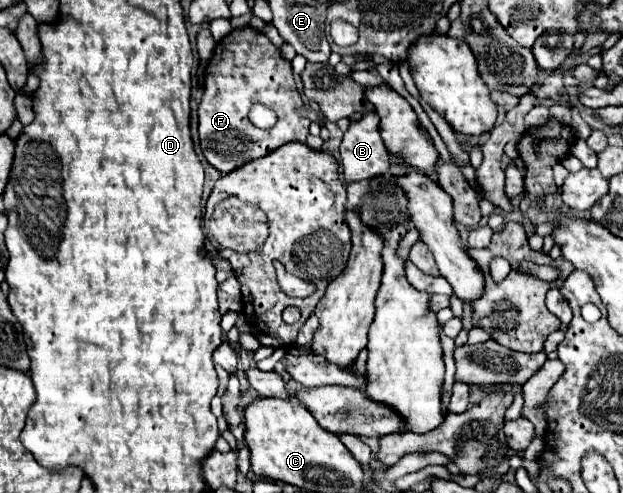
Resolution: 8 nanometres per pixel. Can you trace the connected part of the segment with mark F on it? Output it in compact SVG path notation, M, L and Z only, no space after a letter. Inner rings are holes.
M245 27L245 29L235 29L231 35L227 35L223 41L217 43L213 57L207 63L205 69L205 91L203 91L203 99L199 103L199 141L201 141L201 151L205 155L205 159L221 173L231 173L235 169L239 169L241 165L249 163L251 159L261 159L265 155L269 155L271 151L275 151L277 147L291 143L291 141L299 141L305 143L307 135L309 135L309 125L311 121L307 117L299 115L299 109L303 107L303 99L301 93L295 87L293 81L293 69L291 63L285 61L279 55L279 49L259 31ZM255 103L263 103L271 109L275 109L277 113L277 125L269 131L265 129L257 129L255 125L249 123L247 119L247 111L251 105Z

